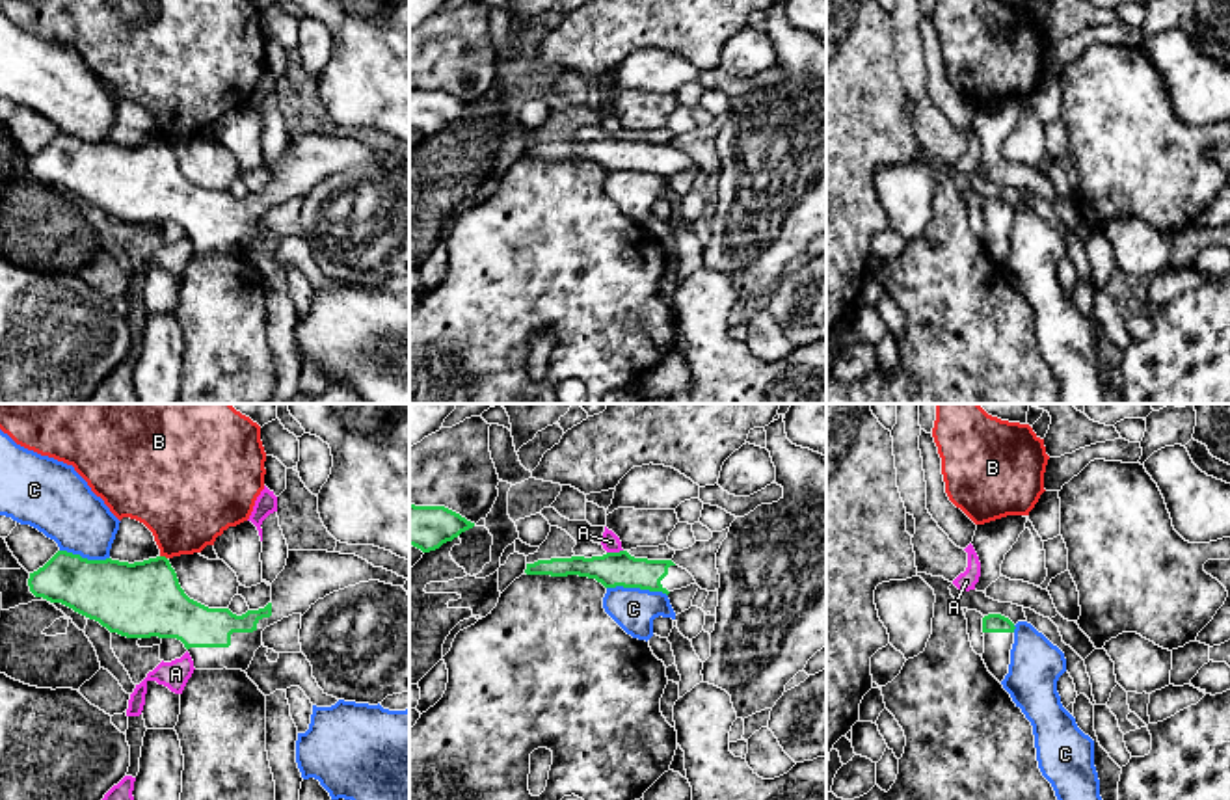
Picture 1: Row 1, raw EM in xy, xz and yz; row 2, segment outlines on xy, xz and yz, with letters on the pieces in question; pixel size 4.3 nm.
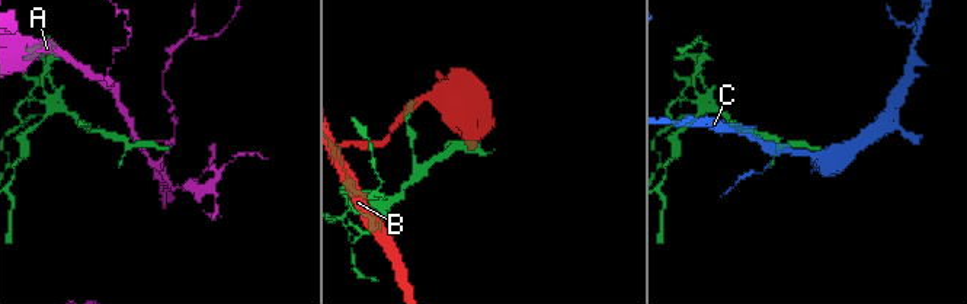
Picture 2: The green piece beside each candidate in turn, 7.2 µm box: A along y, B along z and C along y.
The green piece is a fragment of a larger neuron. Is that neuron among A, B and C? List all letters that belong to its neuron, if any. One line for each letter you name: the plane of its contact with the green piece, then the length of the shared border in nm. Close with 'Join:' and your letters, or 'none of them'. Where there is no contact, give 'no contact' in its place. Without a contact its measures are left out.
Join: none of them

